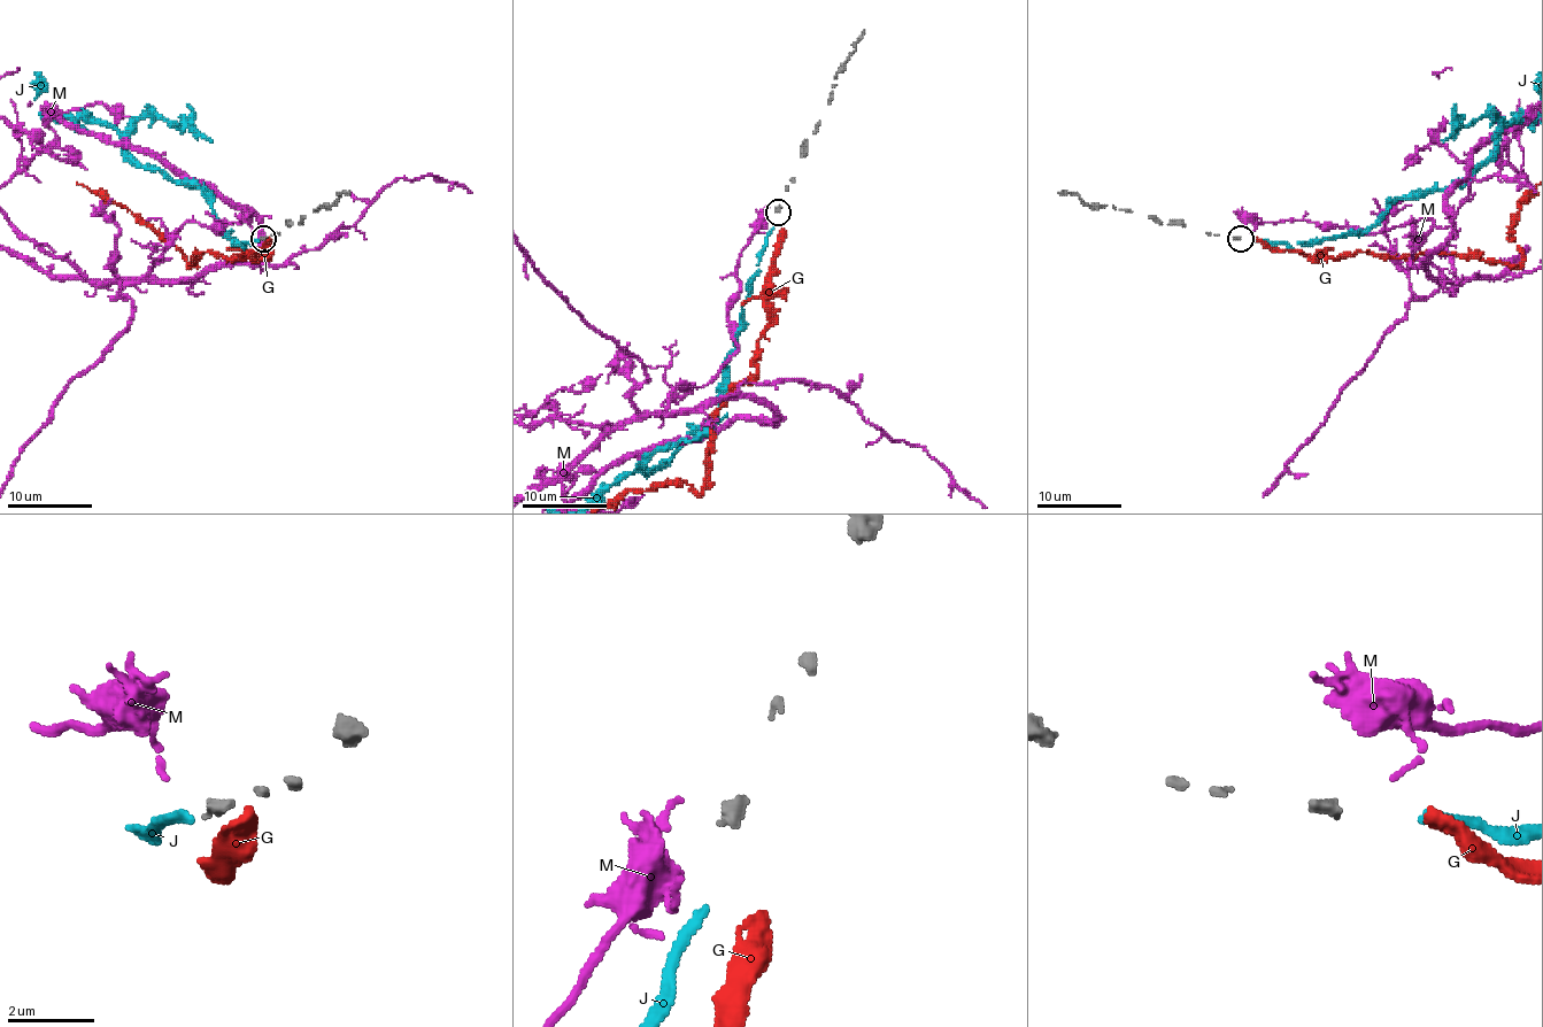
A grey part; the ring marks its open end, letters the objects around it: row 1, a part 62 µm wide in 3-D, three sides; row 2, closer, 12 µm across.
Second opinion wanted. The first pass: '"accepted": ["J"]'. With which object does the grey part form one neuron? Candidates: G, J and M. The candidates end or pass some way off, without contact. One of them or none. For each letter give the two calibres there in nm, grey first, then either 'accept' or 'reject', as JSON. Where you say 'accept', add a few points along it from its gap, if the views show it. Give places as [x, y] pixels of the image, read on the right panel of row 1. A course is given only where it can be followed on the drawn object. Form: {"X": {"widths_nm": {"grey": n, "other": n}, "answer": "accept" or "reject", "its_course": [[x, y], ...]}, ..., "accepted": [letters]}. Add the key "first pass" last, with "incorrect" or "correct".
{"G": {"widths_nm": {"grey": 280, "other": 360}, "answer": "reject"}, "J": {"widths_nm": {"grey": 280, "other": 190}, "answer": "accept"}, "M": {"widths_nm": {"grey": 280, "other": 120}, "answer": "reject"}, "accepted": ["J"], "first pass": "correct"}

